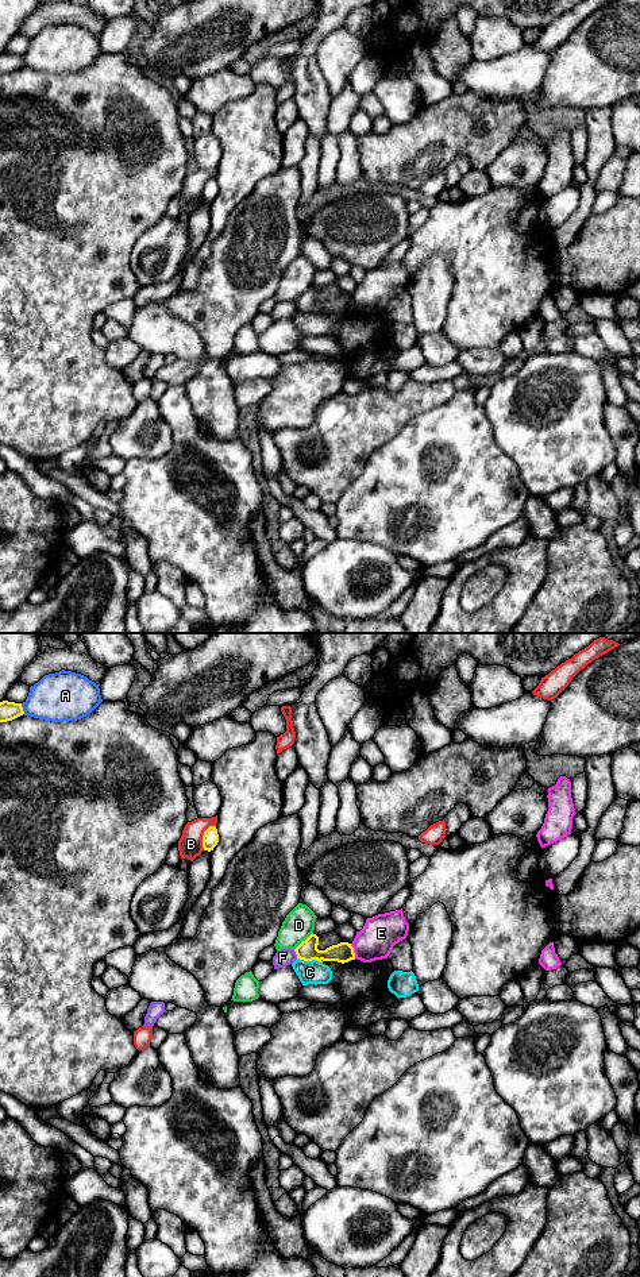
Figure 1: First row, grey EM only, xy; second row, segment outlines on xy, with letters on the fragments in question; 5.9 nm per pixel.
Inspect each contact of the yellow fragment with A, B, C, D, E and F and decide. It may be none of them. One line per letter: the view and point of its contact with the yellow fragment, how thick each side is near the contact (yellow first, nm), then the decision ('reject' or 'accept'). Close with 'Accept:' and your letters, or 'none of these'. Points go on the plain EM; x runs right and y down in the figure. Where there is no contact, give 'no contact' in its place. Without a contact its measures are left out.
A: meets yellow in xy at (22, 61); 110 nm thick on the yellow side, 300 nm on the other; reject
B: meets yellow in xy at (203, 188); 100 nm thick on the yellow side, 140 nm on the other; reject
C: meets yellow in xy at (309, 312); 120 nm thick on the yellow side, 140 nm on the other; reject
D: meets yellow in xy at (303, 293); 120 nm thick on the yellow side, 180 nm on the other; reject
E: meets yellow in xy at (353, 303); 120 nm thick on the yellow side, 220 nm on the other; reject
F: meets yellow in xy at (296, 305); 120 nm thick on the yellow side, 100 nm on the other; reject
Accept: none of these

